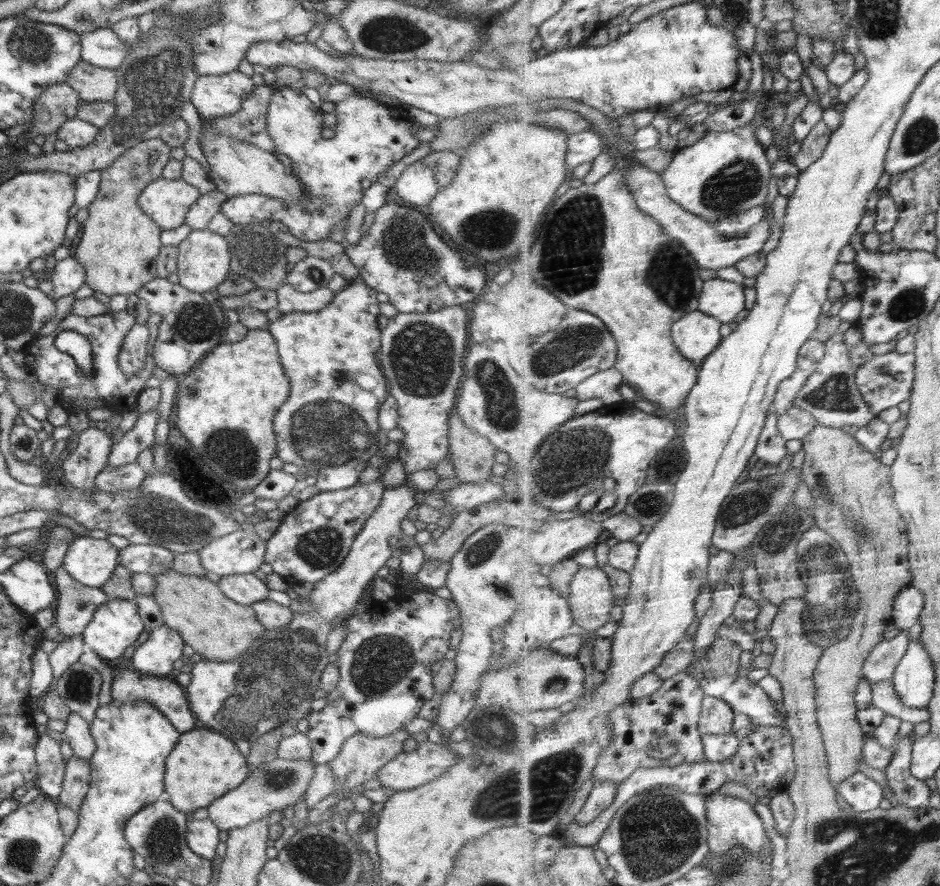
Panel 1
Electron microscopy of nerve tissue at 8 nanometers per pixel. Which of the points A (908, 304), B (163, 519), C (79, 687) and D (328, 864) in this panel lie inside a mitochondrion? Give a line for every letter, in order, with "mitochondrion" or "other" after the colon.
A: mitochondrion
B: mitochondrion
C: mitochondrion
D: mitochondrion

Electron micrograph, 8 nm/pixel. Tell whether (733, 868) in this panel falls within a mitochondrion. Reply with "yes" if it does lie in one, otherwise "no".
yes

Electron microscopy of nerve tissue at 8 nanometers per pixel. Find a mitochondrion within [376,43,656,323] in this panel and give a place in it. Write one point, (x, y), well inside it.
(569, 253)

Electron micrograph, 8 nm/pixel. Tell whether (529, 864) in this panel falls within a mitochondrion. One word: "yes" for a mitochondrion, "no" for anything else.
no

